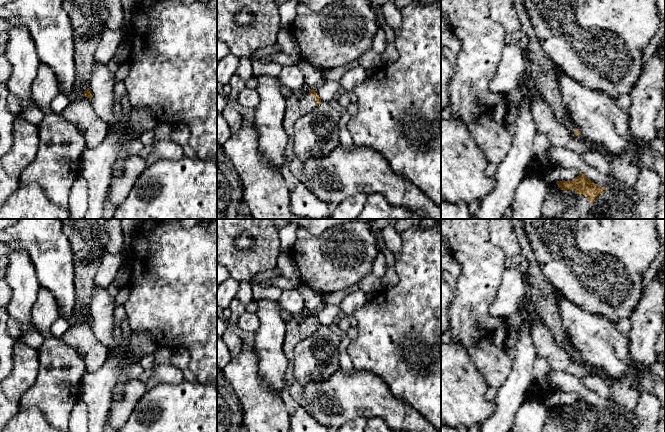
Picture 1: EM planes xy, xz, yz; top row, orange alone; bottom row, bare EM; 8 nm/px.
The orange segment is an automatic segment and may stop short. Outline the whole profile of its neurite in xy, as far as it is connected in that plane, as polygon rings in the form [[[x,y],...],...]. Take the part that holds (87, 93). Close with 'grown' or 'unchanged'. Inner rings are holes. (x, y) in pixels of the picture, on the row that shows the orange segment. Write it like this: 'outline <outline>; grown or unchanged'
outline [[[74,33],[74,39],[75,88],[79,95],[91,98],[89,84],[101,35],[82,36]]]; grown

